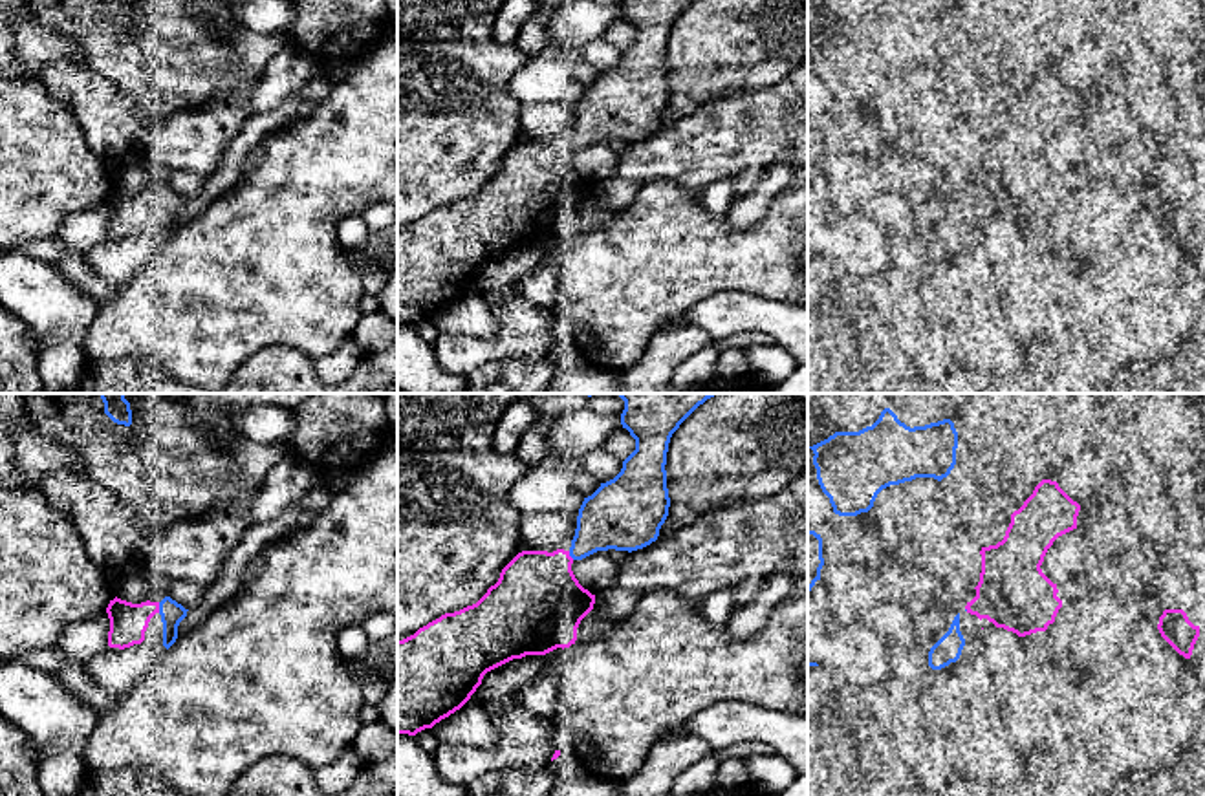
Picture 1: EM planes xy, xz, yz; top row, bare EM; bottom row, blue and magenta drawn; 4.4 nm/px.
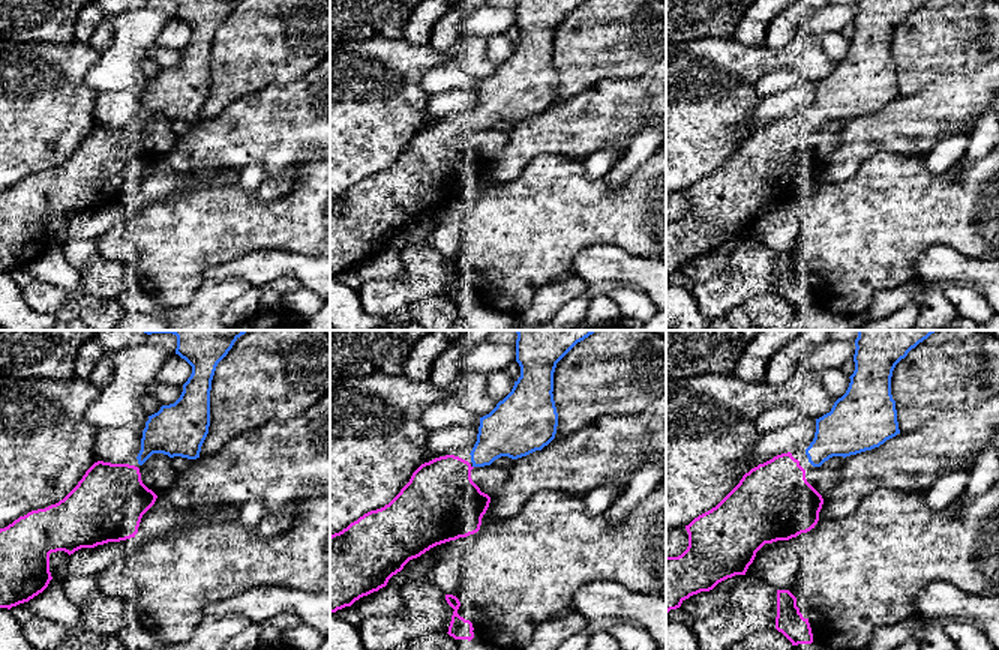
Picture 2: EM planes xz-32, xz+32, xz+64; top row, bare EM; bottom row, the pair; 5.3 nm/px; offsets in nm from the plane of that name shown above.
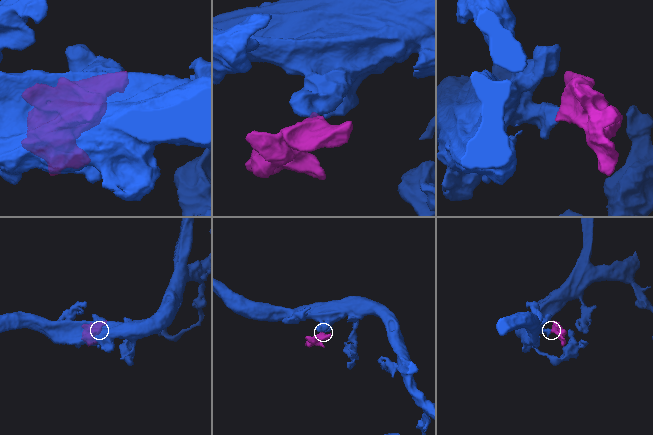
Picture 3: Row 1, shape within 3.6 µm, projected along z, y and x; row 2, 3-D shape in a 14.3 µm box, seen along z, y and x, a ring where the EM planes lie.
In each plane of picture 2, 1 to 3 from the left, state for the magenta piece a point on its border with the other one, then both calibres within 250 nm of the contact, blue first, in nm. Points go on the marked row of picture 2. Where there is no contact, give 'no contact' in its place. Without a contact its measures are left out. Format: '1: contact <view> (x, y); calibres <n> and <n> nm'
1: no contact
2: no contact
3: no contact

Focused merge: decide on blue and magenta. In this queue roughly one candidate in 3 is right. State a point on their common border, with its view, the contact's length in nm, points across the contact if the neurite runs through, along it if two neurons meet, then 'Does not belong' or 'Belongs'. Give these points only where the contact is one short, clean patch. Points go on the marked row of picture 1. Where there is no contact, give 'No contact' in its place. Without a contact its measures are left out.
Touches blue at xy (160, 608). Shared border 50 nm. Belongs

